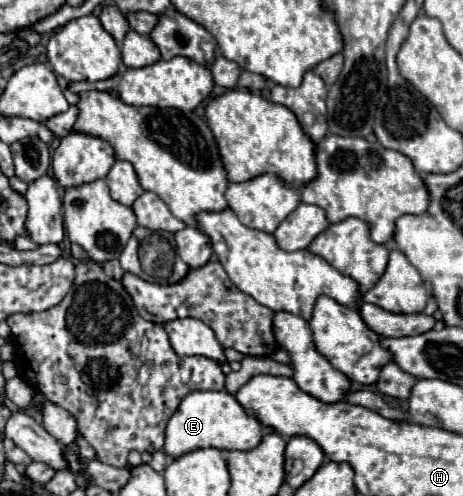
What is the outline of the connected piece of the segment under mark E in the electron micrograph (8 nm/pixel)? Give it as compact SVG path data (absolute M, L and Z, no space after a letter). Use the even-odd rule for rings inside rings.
M192 391L178 405L166 425L166 441L162 451L176 459L194 449L214 447L222 451L248 451L262 439L262 425L256 417L246 415L234 395L228 391Z

